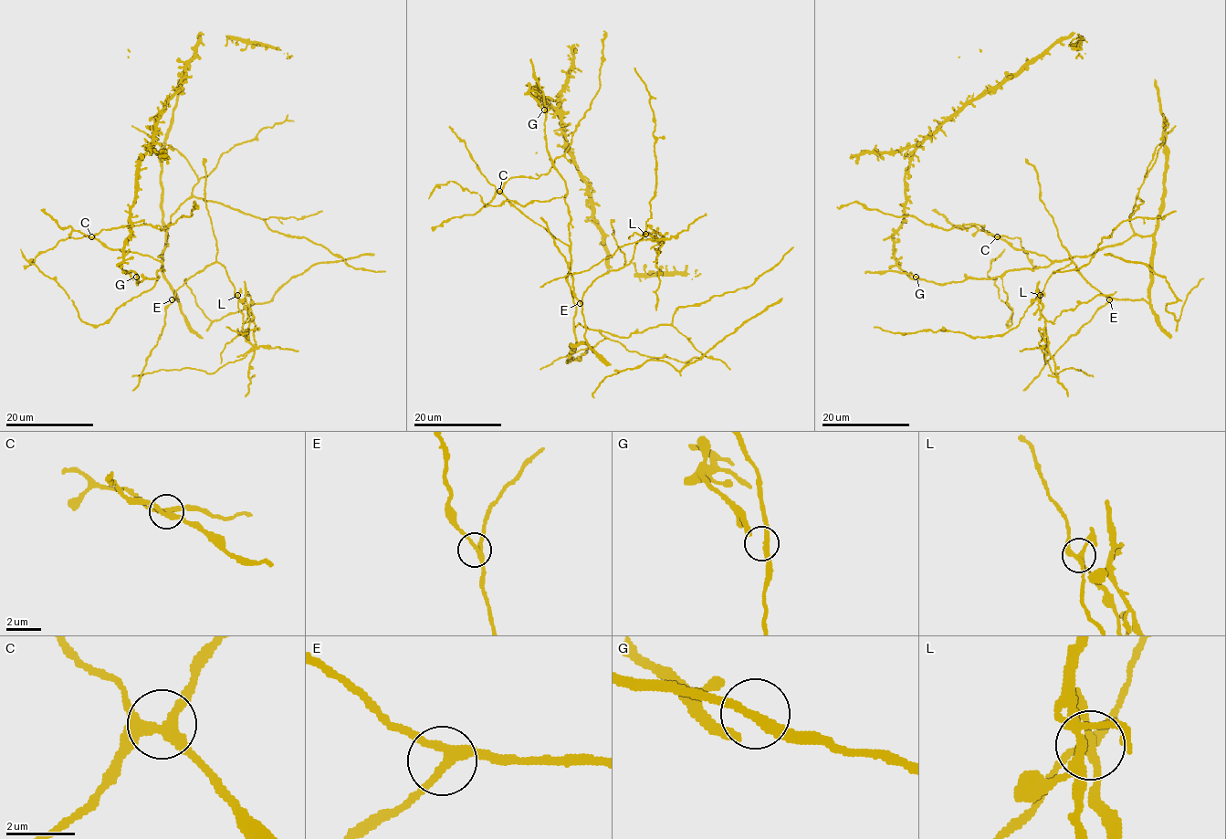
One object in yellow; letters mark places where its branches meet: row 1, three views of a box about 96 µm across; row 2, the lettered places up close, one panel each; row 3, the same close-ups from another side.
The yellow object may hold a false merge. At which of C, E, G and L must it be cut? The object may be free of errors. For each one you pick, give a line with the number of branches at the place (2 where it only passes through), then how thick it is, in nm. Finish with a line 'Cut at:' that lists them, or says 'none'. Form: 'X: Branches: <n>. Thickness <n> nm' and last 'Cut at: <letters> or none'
L: Branches: 4. Thickness 240 nm
Cut at: L

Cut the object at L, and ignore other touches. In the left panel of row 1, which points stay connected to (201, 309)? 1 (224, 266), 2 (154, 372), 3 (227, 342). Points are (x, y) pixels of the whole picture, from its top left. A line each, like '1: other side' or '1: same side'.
1: same side
2: other side
3: other side

